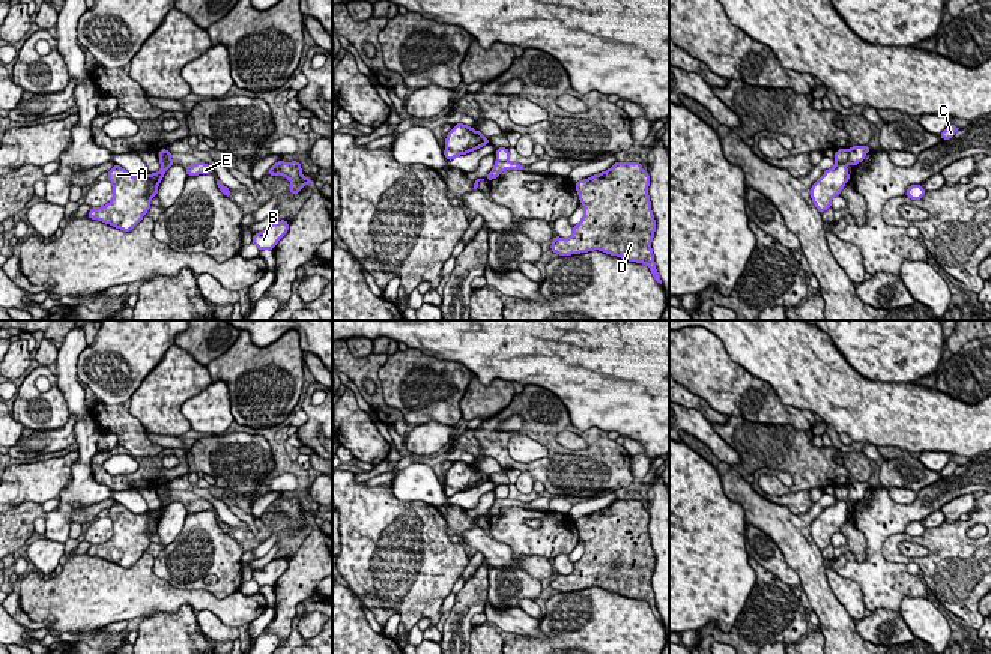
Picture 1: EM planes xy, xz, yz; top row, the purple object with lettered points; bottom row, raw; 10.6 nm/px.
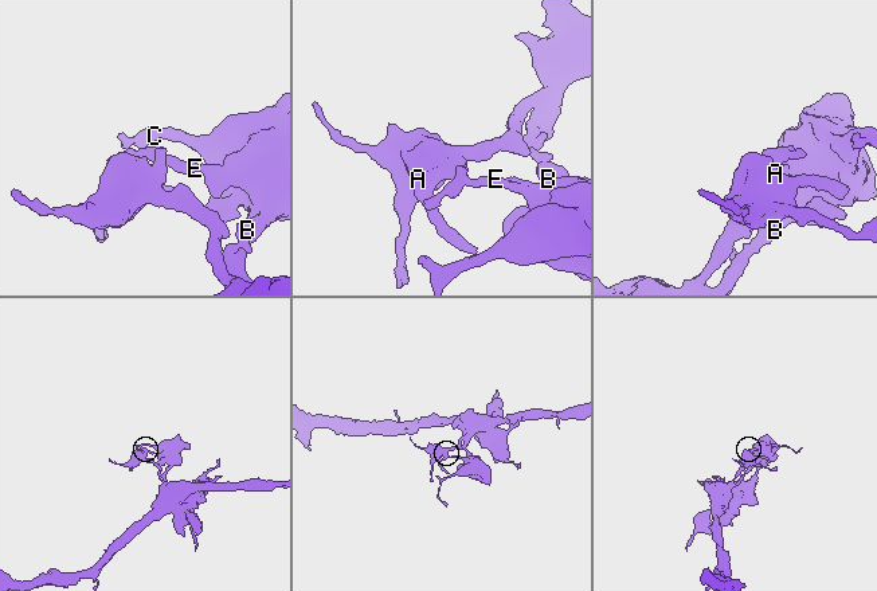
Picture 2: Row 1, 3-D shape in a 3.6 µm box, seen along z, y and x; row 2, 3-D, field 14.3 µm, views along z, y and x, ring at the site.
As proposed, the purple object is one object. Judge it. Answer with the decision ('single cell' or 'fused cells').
fused cells

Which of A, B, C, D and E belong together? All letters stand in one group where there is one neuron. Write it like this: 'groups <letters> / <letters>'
groups A / B C D E

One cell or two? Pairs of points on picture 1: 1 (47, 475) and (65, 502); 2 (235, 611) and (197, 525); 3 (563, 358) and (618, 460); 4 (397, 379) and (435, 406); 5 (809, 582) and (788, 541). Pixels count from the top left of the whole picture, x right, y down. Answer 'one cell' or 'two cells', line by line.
1: two cells
2: two cells
3: two cells
4: one cell
5: one cell

